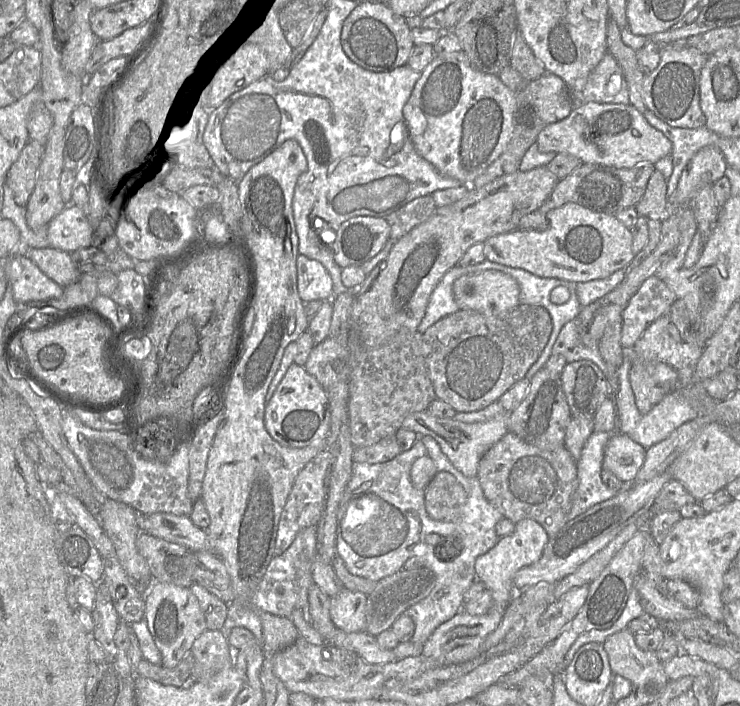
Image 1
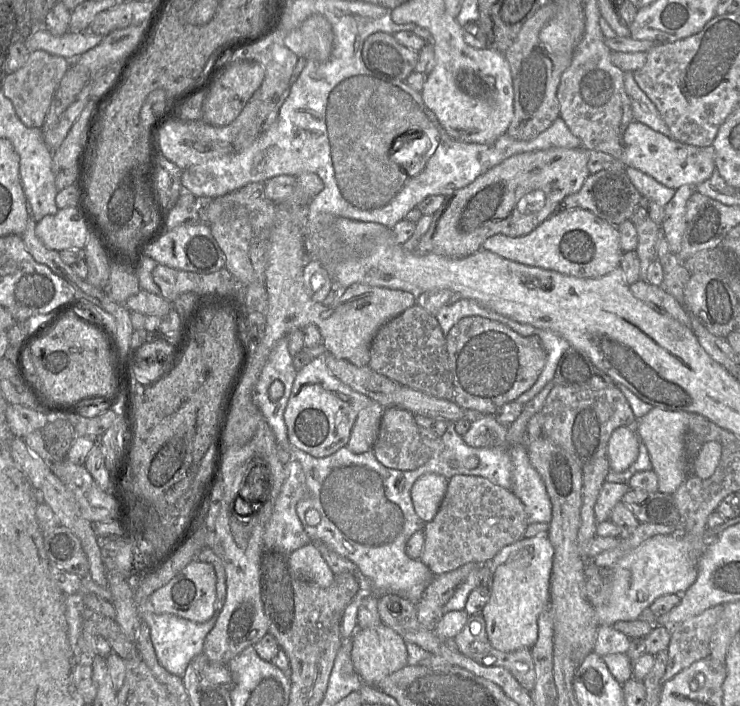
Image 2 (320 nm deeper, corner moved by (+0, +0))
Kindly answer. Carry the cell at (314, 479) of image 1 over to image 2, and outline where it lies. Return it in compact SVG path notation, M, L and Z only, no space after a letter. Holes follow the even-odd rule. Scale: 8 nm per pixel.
M291 460L284 465L286 478L265 526L263 539L265 545L280 547L292 553L311 542L296 513L297 503L306 497L307 486L298 461Z

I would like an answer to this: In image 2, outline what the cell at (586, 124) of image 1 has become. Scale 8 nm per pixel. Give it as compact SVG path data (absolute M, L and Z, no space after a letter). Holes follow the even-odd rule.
M632 121L624 135L624 167L640 170L662 185L677 190L683 185L695 187L709 179L716 169L715 150L712 146L696 147L678 142L671 137L658 133L647 125Z

